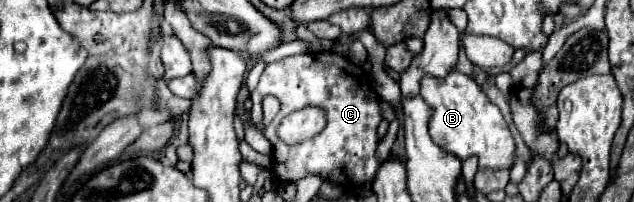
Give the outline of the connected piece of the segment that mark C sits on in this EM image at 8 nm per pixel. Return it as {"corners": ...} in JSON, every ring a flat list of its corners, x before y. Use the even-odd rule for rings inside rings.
{"corners":[[332,51,324,53,300,53,290,55,280,61,268,63,264,69,258,87,252,93,252,123,262,127,262,135,272,143,274,167,272,175,276,185,296,183,306,175,318,175,324,181,332,183,350,183,362,185,376,177,376,171,384,161,376,157,376,147,380,143,378,125,382,121,380,103,382,99,374,91,368,73,354,65,348,57,342,57],[265,95,276,95,282,103,280,113,268,123,262,123,262,102],[320,107,326,113,326,127,308,141,298,145,286,145,278,139,276,129,280,121,298,109]]}

